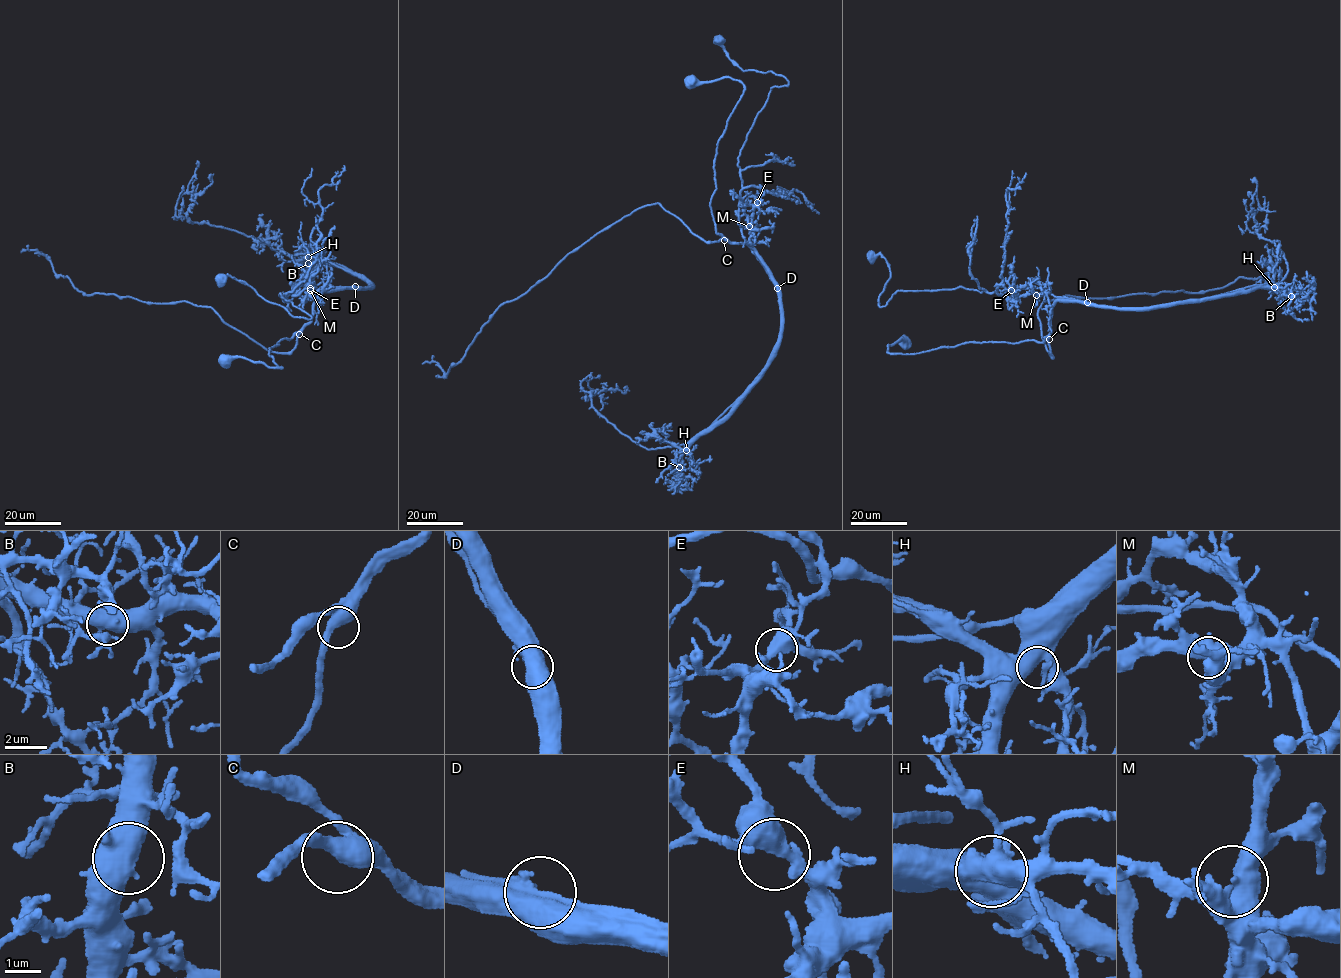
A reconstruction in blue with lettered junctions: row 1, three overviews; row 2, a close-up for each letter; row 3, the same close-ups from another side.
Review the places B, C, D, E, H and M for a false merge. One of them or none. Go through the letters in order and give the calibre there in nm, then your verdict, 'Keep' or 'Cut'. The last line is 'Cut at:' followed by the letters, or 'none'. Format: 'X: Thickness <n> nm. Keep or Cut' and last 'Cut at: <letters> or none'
B: Thickness 550 nm. Keep
C: Thickness 460 nm. Keep
D: Thickness 600 nm. Cut
E: Thickness 500 nm. Keep
H: Thickness 550 nm. Keep
M: Thickness 600 nm. Keep
Cut at: D

